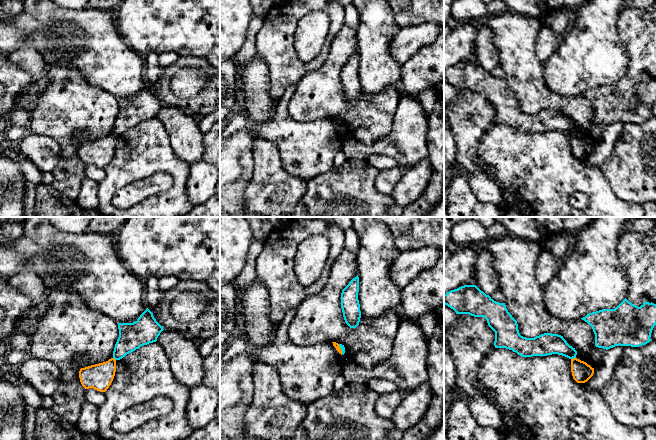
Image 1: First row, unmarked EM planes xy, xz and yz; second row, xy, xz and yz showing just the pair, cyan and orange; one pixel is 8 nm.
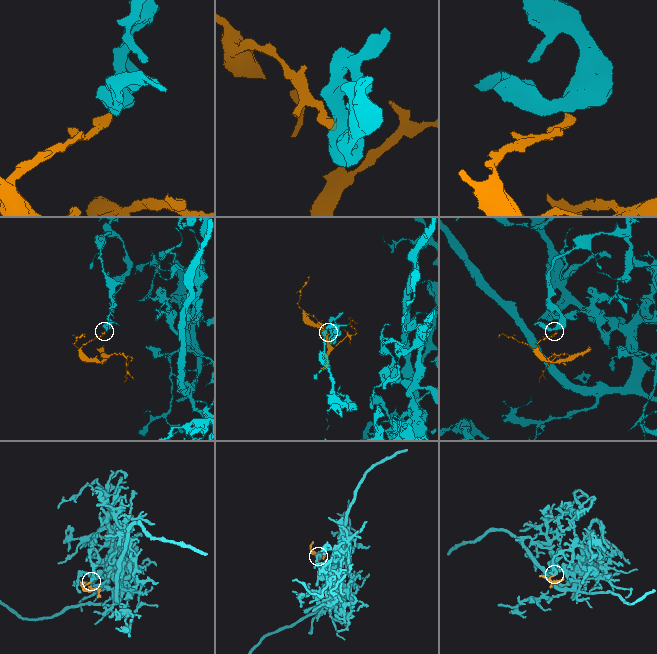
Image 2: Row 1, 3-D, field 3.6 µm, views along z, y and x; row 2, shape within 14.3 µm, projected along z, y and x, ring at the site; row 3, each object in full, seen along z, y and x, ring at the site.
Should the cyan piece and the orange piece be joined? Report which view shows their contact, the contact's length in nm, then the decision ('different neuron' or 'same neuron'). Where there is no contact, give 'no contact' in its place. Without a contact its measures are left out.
contact in yz; length 40 nm; different neuron

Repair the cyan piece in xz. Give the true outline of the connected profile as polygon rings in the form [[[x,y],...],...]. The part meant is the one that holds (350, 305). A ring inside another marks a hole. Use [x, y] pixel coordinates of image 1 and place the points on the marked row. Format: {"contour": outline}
{"contour": [[[359,277],[353,278],[341,293],[341,308],[346,324],[350,328],[356,328],[361,318],[360,304],[358,300]]]}

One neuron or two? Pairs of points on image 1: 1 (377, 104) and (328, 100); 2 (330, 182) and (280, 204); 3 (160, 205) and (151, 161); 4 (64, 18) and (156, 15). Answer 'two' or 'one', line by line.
1: one
2: two
3: one
4: two

